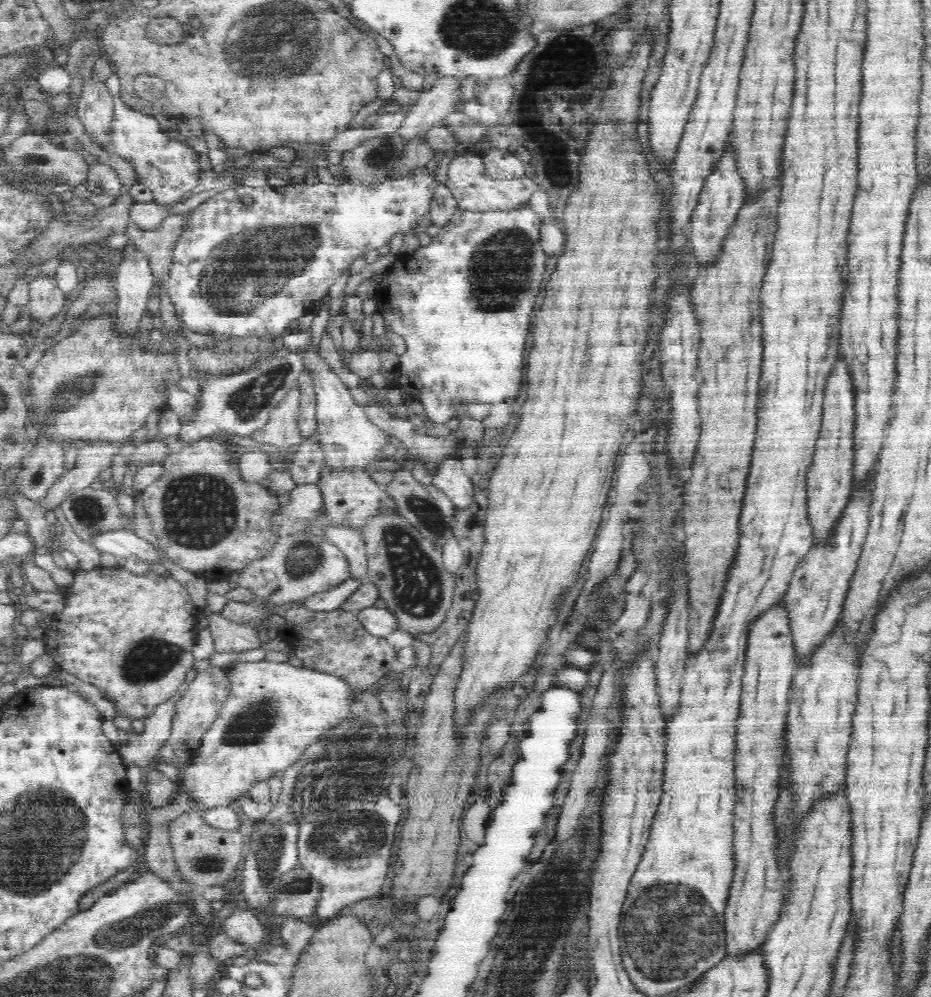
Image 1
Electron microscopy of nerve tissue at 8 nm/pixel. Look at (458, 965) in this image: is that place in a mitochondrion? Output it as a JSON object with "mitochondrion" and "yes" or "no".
{"mitochondrion":"no"}

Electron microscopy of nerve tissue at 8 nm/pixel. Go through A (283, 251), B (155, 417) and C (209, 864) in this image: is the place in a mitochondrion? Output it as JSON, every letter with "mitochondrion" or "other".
{"A":"mitochondrion","B":"other","C":"mitochondrion"}

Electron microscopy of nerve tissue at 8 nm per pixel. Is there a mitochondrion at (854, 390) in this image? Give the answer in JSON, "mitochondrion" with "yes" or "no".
{"mitochondrion":"no"}

